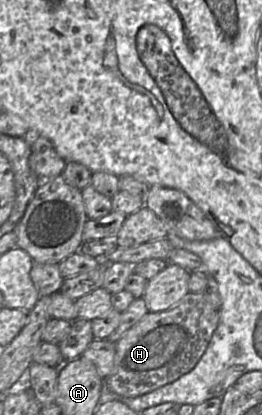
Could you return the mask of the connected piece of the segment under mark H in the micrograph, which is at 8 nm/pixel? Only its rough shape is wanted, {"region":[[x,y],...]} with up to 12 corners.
{"region":[[190,291],[116,342],[105,380],[137,397],[196,366],[219,309]]}

